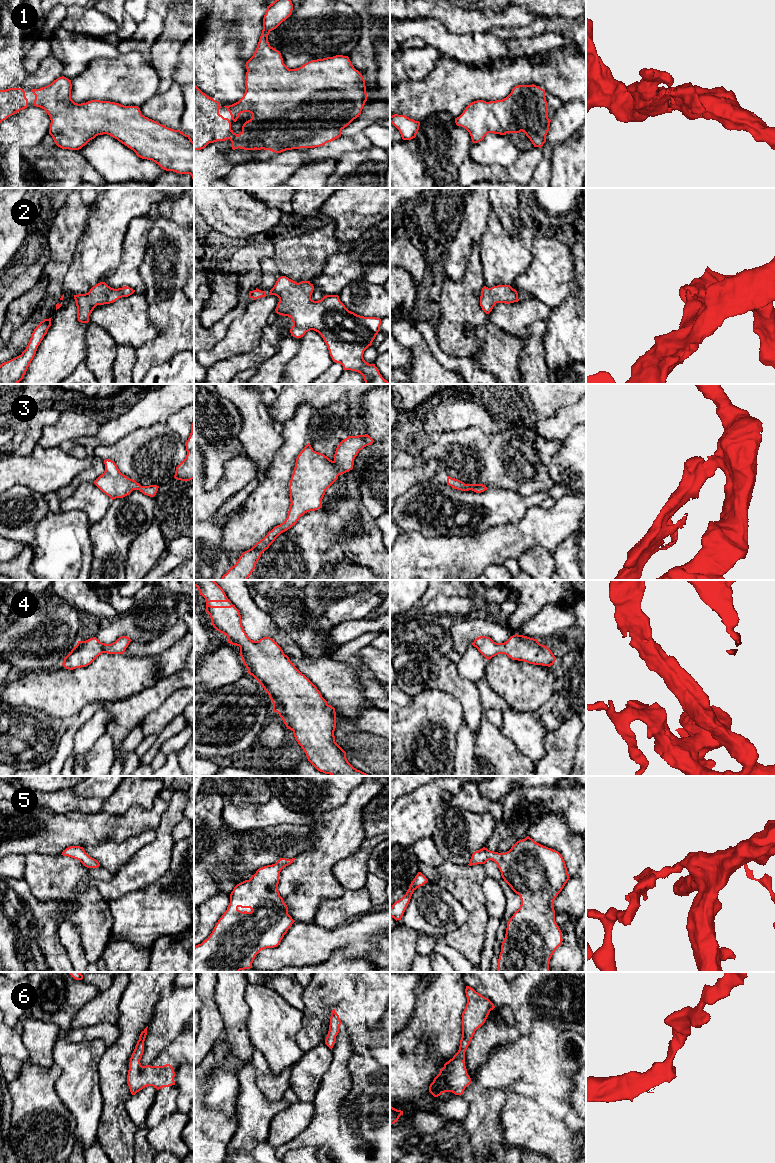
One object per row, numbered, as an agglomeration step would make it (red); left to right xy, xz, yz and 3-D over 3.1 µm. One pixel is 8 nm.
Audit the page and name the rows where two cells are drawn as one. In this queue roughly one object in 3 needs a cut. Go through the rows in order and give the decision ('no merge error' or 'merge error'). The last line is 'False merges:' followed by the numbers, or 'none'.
1: no merge error
2: no merge error
3: no merge error
4: no merge error
5: no merge error
6: no merge error
False merges: none

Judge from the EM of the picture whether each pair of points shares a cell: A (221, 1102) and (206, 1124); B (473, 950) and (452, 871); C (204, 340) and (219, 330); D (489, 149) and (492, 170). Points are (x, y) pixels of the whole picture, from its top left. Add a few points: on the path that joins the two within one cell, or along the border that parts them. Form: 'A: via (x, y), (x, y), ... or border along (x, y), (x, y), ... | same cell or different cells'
A: border along (206, 1089), (209, 1107), (230, 1116), (237, 1112) | different cells
B: via (474, 930), (474, 901), (469, 891) | same cell
C: via (208, 337), (215, 334) | same cell
D: border along (475, 162), (502, 166), (509, 166), (514, 163) | different cells

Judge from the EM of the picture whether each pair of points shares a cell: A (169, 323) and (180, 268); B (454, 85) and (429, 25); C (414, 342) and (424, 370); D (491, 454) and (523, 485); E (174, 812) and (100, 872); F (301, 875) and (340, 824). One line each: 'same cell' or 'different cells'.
A: same cell
B: different cells
C: same cell
D: same cell
E: different cells
F: same cell

